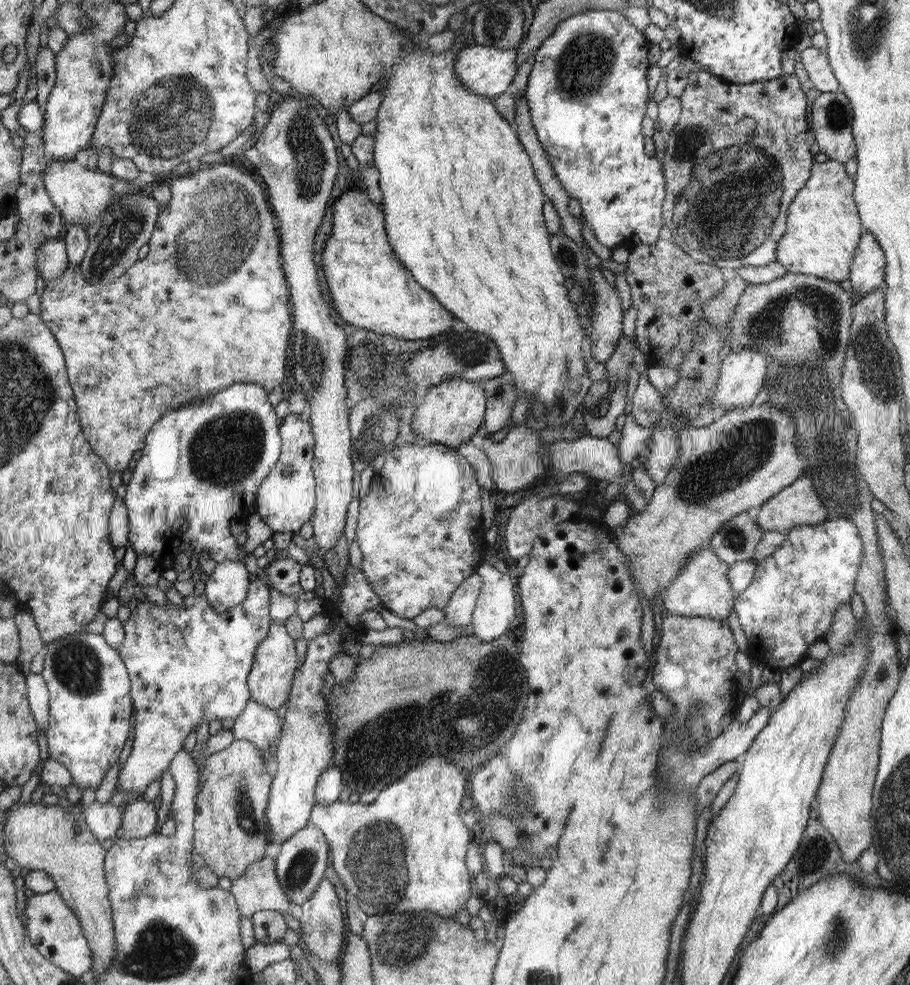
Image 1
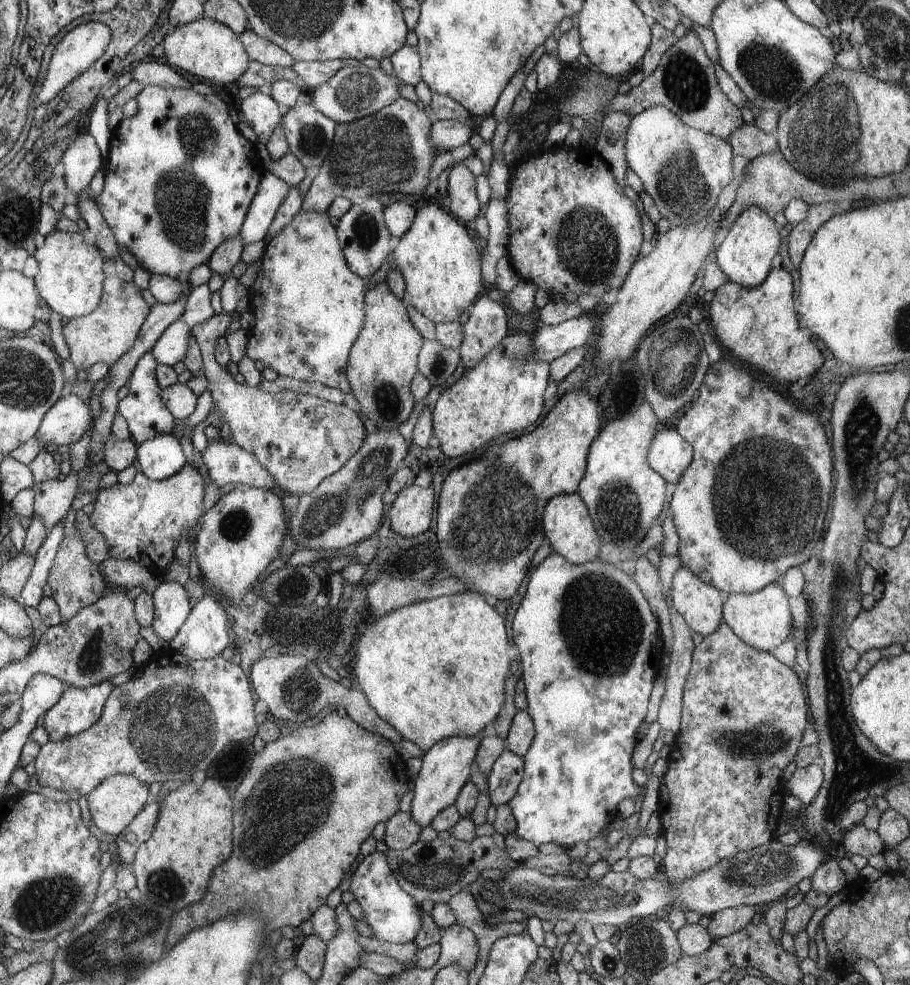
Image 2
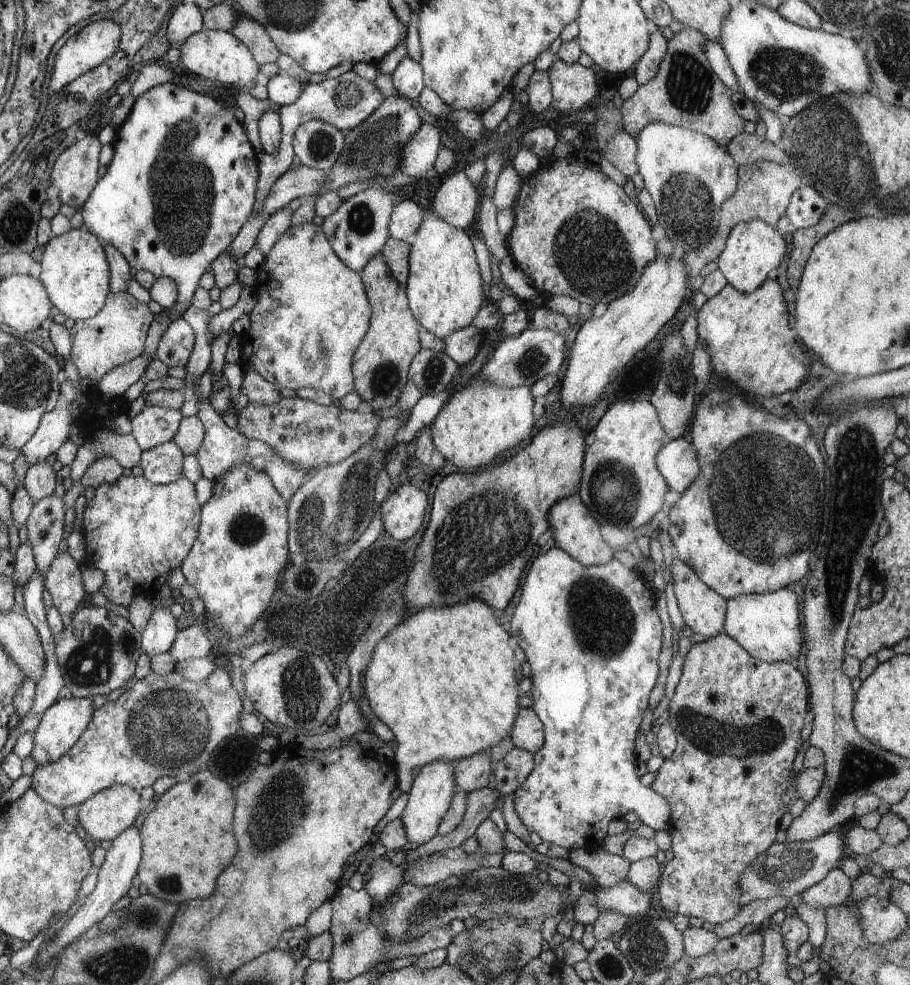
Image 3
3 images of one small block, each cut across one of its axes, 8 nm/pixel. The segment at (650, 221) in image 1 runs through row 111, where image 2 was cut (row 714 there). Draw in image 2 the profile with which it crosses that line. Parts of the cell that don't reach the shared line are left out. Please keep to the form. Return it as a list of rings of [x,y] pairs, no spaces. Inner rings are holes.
[[[553,552],[545,558],[532,574],[530,574],[530,582],[526,586],[526,594],[522,599],[520,606],[514,616],[512,630],[514,636],[514,644],[518,646],[520,651],[520,660],[523,668],[522,682],[525,684],[525,694],[527,698],[528,714],[533,716],[533,724],[536,727],[536,736],[533,740],[533,746],[526,753],[524,758],[524,778],[518,786],[516,794],[507,802],[512,809],[512,814],[517,822],[515,833],[524,840],[533,842],[537,847],[542,844],[560,844],[562,848],[572,848],[574,844],[579,842],[588,842],[600,832],[602,828],[614,818],[616,814],[616,806],[618,802],[622,802],[626,796],[642,796],[644,786],[638,786],[632,780],[631,756],[636,746],[636,728],[644,722],[646,718],[646,710],[648,710],[648,700],[650,700],[650,692],[656,680],[656,674],[660,670],[660,648],[658,642],[662,640],[658,634],[658,624],[654,614],[650,612],[650,605],[633,576],[628,575],[618,565],[602,562],[600,559],[592,562],[585,562],[578,565],[571,563],[569,559],[565,559],[562,555]]]

